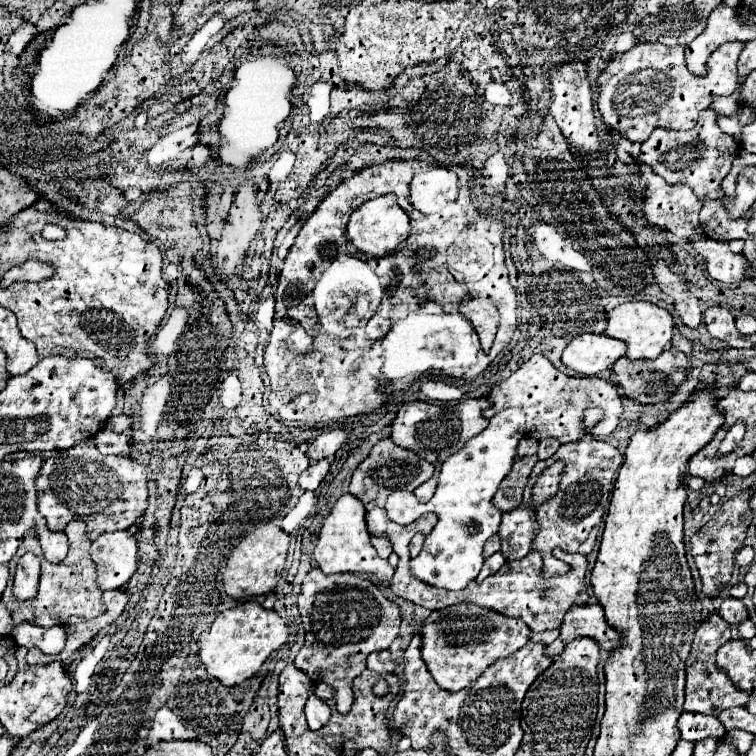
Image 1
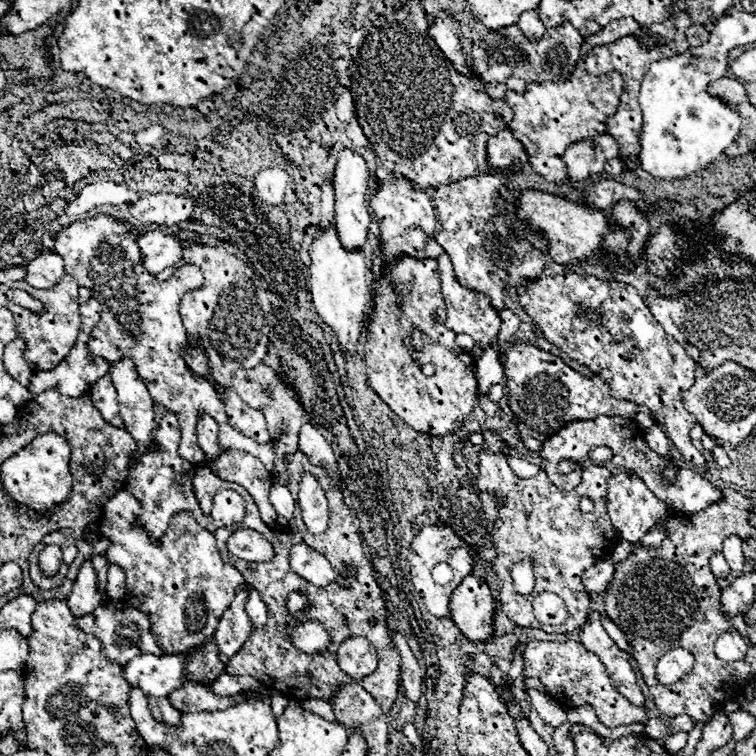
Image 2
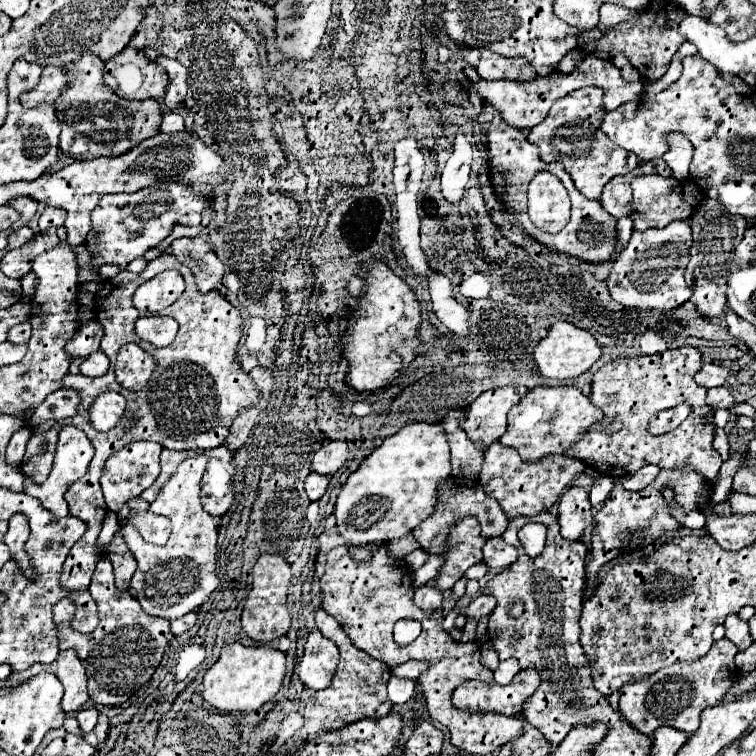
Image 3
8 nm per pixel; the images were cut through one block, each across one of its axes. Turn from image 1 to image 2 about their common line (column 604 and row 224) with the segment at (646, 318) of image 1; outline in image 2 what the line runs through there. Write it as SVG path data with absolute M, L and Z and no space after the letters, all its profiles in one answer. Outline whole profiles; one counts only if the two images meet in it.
M334 222L316 234L310 244L310 284L308 290L312 294L312 304L322 320L336 332L338 344L342 352L356 352L358 338L362 334L362 322L366 318L366 310L370 304L370 268L362 250L346 250L340 244Z

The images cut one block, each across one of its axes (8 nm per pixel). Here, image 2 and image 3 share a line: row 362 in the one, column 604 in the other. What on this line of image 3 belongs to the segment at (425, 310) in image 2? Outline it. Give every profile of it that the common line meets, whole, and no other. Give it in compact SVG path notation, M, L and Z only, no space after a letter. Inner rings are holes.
M680 346L676 350L666 350L666 352L654 354L654 356L618 358L618 360L606 364L592 378L590 402L604 412L604 420L600 424L608 424L608 422L612 422L612 420L618 418L618 420L624 422L624 426L616 434L606 434L606 432L602 432L596 426L580 442L576 442L566 454L570 458L584 460L588 466L592 466L596 470L602 470L600 474L608 474L610 478L622 478L626 474L634 474L636 470L640 470L646 464L656 464L660 468L686 468L686 466L690 466L690 470L702 474L708 480L716 478L718 472L720 472L720 466L722 466L722 458L712 448L714 410L706 404L706 390L694 382L694 374L700 370L700 366L702 366L702 354L700 354L698 348L692 348L692 346ZM680 402L688 402L690 404L690 408L692 408L690 416L674 432L668 432L666 436L658 436L658 438L650 436L648 434L648 420L656 412L666 410L666 408L674 408Z

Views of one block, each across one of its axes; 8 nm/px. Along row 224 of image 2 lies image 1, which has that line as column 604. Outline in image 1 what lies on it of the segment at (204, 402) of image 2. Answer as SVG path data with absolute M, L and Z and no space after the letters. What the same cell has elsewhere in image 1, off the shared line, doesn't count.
M730 42L726 46L720 46L708 60L708 74L704 78L694 76L685 63L685 46L668 48L664 44L636 44L632 50L614 54L608 66L600 72L596 86L600 90L598 94L598 110L602 116L602 122L608 126L608 130L620 132L622 138L630 142L646 142L654 128L670 128L670 130L690 130L698 122L698 114L710 106L712 96L730 96L738 88L738 72L736 62L742 52L742 42Z

